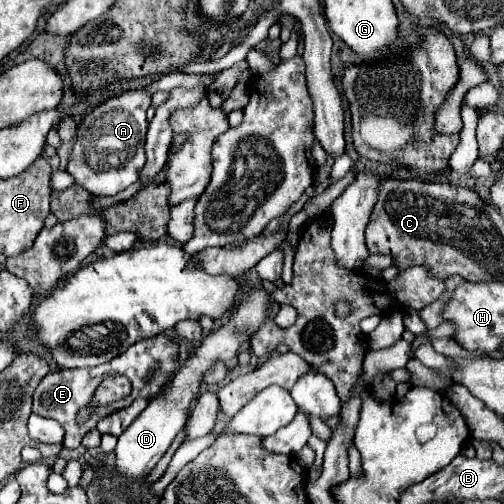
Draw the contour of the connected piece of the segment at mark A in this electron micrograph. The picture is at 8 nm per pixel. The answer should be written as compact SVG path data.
M144 88L124 92L94 108L78 126L76 142L68 158L68 174L94 196L116 196L130 184L138 182L140 168L146 164L146 110L152 94Z

